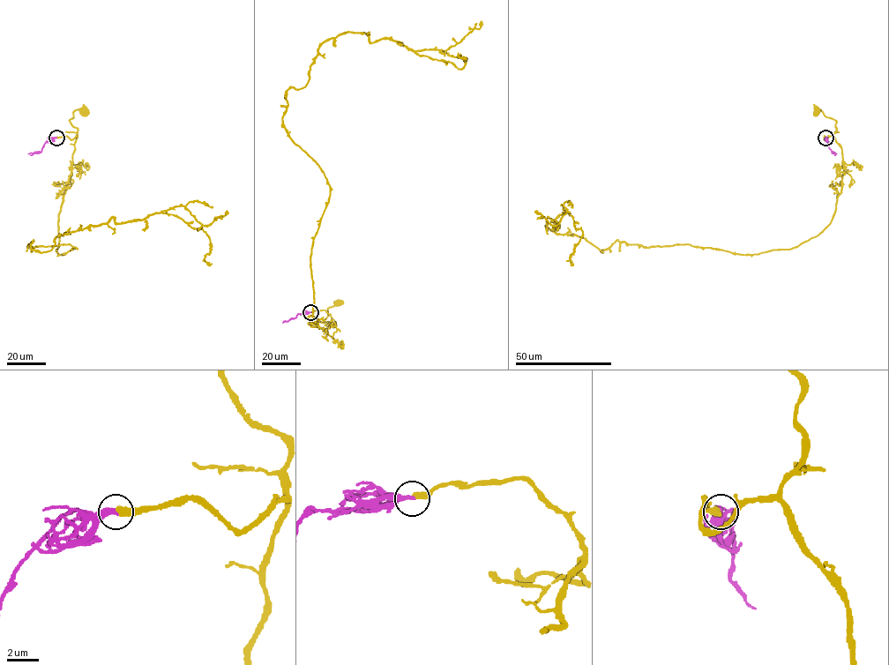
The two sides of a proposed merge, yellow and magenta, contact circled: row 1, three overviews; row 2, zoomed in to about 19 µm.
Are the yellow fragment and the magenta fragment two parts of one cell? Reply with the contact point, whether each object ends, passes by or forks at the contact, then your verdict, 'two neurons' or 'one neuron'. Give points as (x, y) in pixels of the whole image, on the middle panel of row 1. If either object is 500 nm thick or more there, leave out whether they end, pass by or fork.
at (310, 312); yellow ends there; magenta ends there; one neuron

